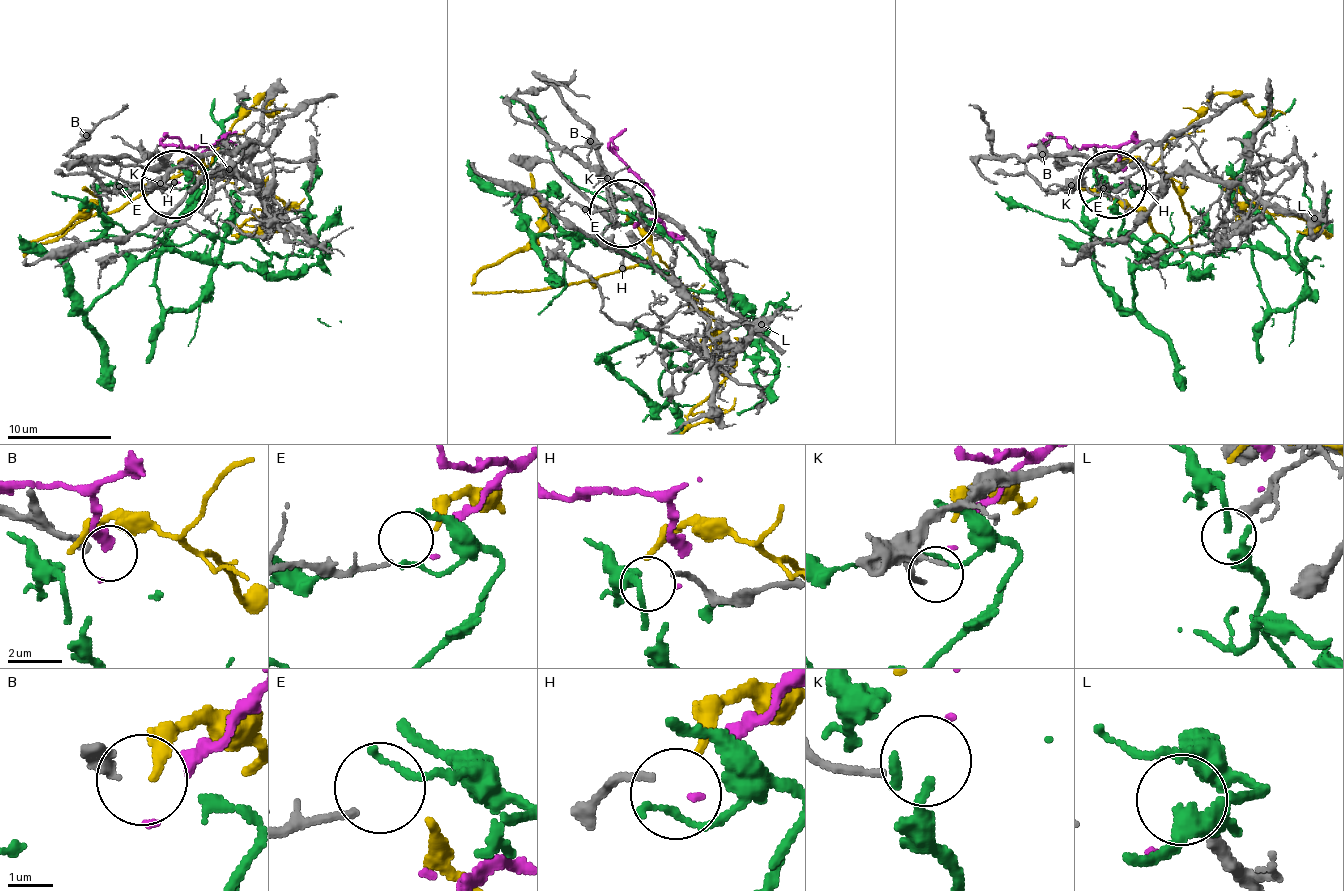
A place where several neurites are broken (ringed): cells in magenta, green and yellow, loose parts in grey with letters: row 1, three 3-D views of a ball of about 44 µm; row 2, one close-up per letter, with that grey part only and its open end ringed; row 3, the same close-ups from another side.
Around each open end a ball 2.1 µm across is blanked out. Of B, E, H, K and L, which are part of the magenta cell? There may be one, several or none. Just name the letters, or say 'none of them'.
none of them

